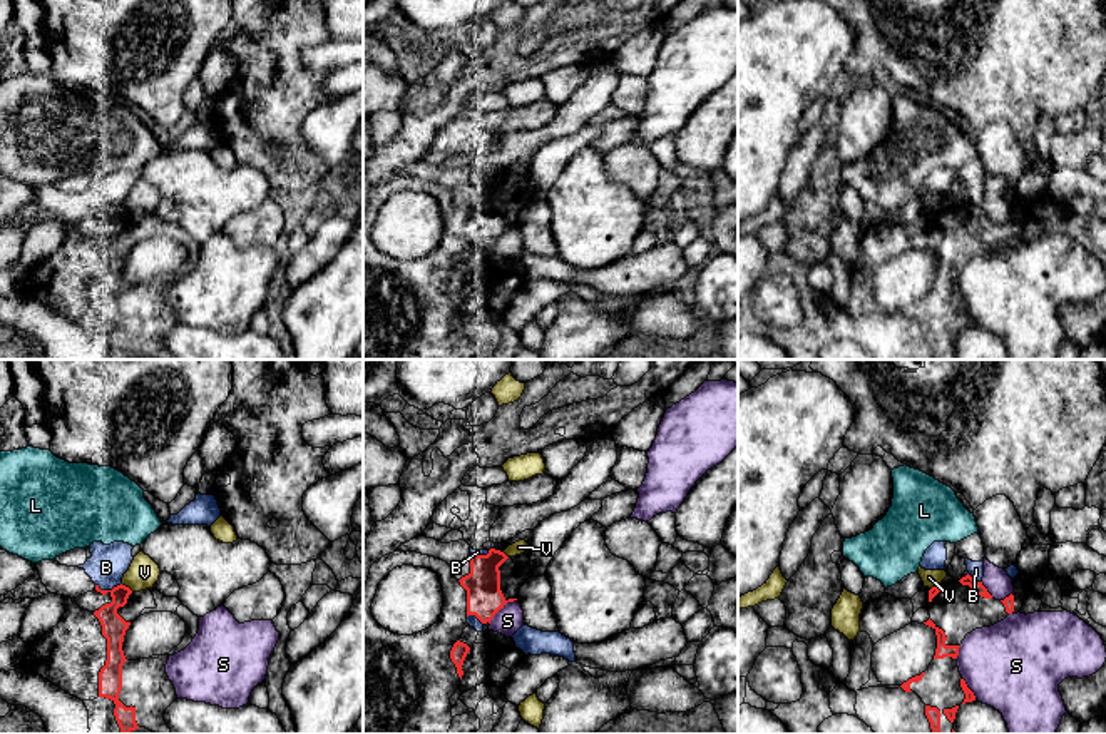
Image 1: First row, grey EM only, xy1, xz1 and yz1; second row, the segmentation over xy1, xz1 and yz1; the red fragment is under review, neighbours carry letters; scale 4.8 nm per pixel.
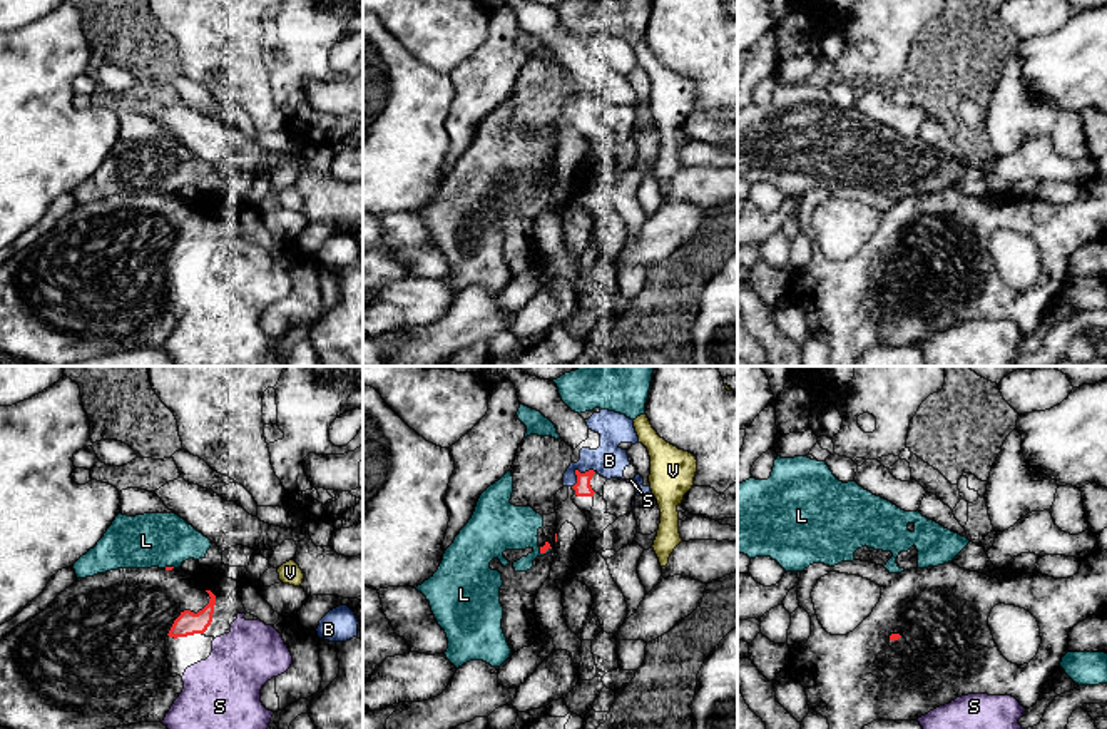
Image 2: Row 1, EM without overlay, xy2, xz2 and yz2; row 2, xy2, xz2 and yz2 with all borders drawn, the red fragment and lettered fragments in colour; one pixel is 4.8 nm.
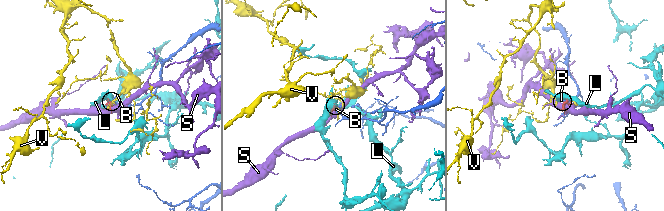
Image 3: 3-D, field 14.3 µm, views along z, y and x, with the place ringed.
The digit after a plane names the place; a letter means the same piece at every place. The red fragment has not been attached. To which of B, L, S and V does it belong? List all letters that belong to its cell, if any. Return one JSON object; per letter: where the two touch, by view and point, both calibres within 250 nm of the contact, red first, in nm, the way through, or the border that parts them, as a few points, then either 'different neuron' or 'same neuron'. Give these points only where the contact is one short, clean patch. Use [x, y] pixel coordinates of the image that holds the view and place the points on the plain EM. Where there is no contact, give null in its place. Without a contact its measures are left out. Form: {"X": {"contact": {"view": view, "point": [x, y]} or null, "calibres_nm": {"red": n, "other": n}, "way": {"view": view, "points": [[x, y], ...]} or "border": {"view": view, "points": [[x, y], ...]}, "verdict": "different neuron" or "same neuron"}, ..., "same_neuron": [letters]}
{"B": {"contact": {"view": "xz2", "point": [577, 96]}, "calibres_nm": {"red": 80, "other": 160}, "verdict": "different neuron"}, "L": {"contact": {"view": "xz2", "point": [544, 178]}, "calibres_nm": {"red": 40, "other": 240}, "verdict": "different neuron"}, "S": {"contact": {"view": "xz1", "point": [501, 233]}, "calibres_nm": {"red": 180, "other": 140}, "verdict": "different neuron"}, "V": {"contact": {"view": "xy1", "point": [128, 213]}, "calibres_nm": {"red": 120, "other": 150}, "verdict": "different neuron"}, "same_neuron": []}

